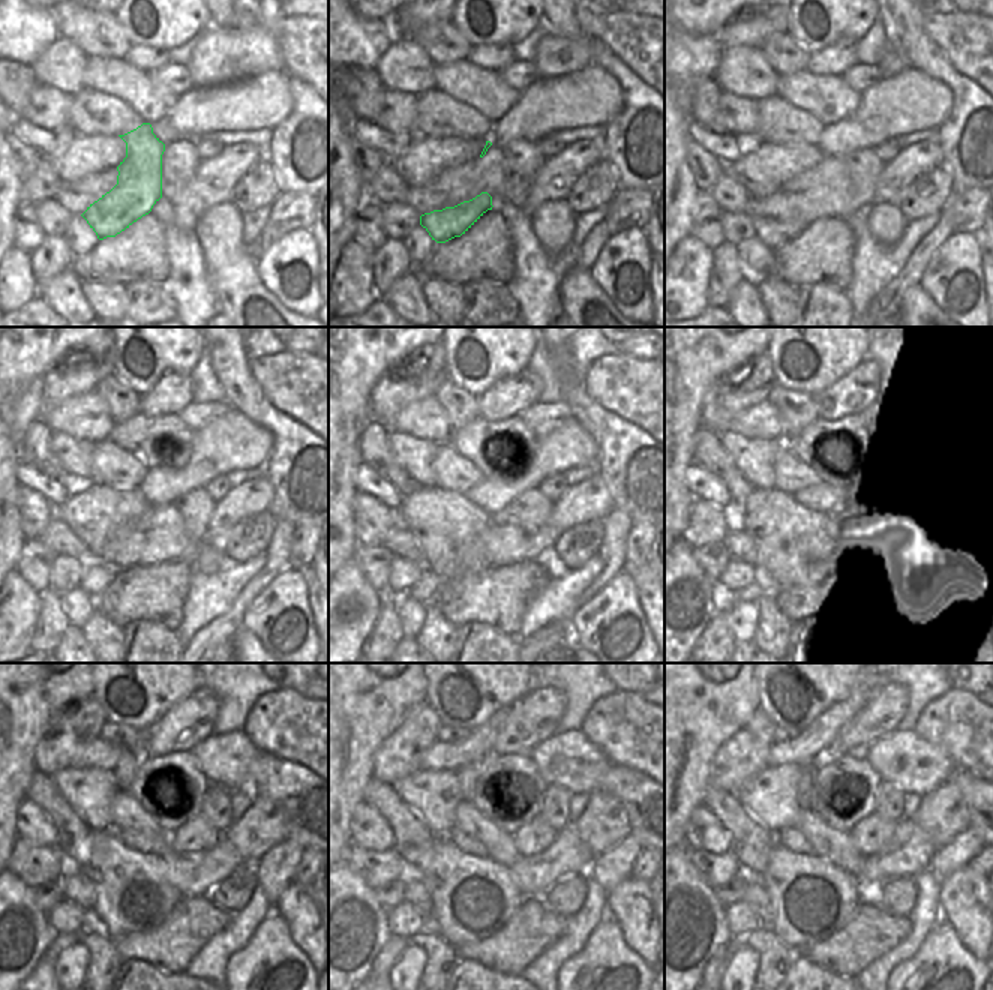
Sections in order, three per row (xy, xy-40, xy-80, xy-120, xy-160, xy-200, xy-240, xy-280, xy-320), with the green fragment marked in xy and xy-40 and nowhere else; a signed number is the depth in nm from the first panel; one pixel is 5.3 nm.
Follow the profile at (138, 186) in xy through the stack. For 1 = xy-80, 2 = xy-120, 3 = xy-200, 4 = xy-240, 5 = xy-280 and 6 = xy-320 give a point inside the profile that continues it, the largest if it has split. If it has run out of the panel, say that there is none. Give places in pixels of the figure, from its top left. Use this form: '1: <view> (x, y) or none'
1: xy-80 (774, 234)
2: xy-120 (96, 578)
3: xy-200 (759, 588)
4: xy-240 (62, 941)
5: xy-280 (383, 963)
6: xy-320 (716, 966)

